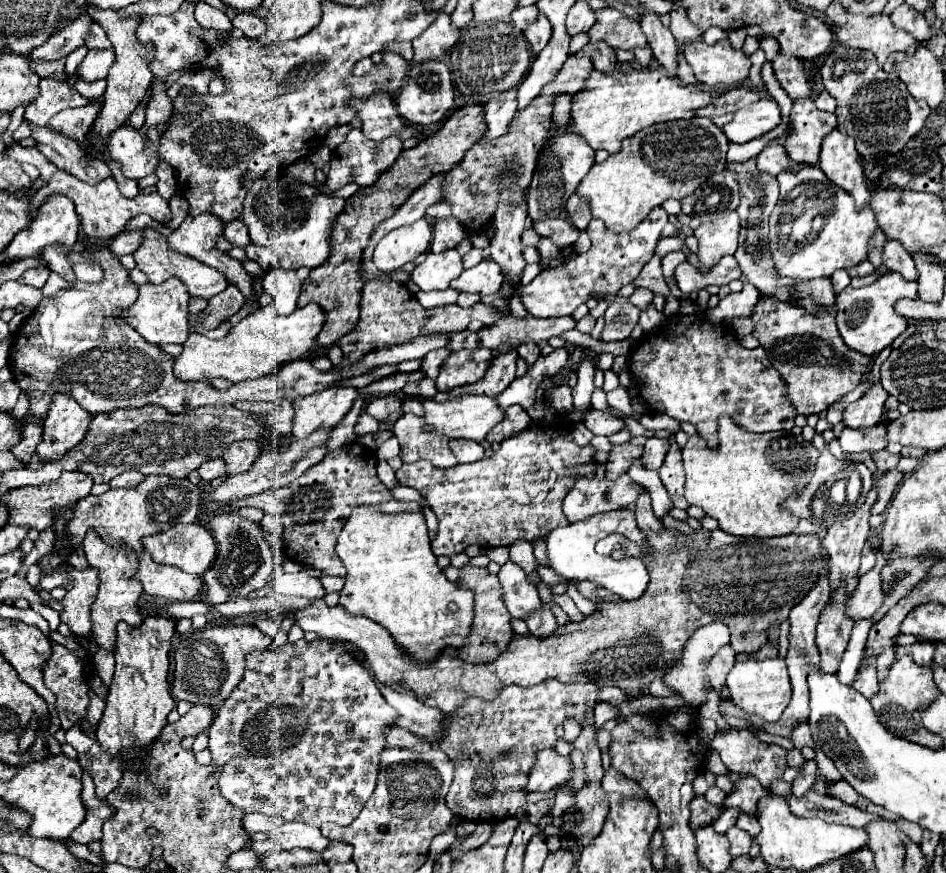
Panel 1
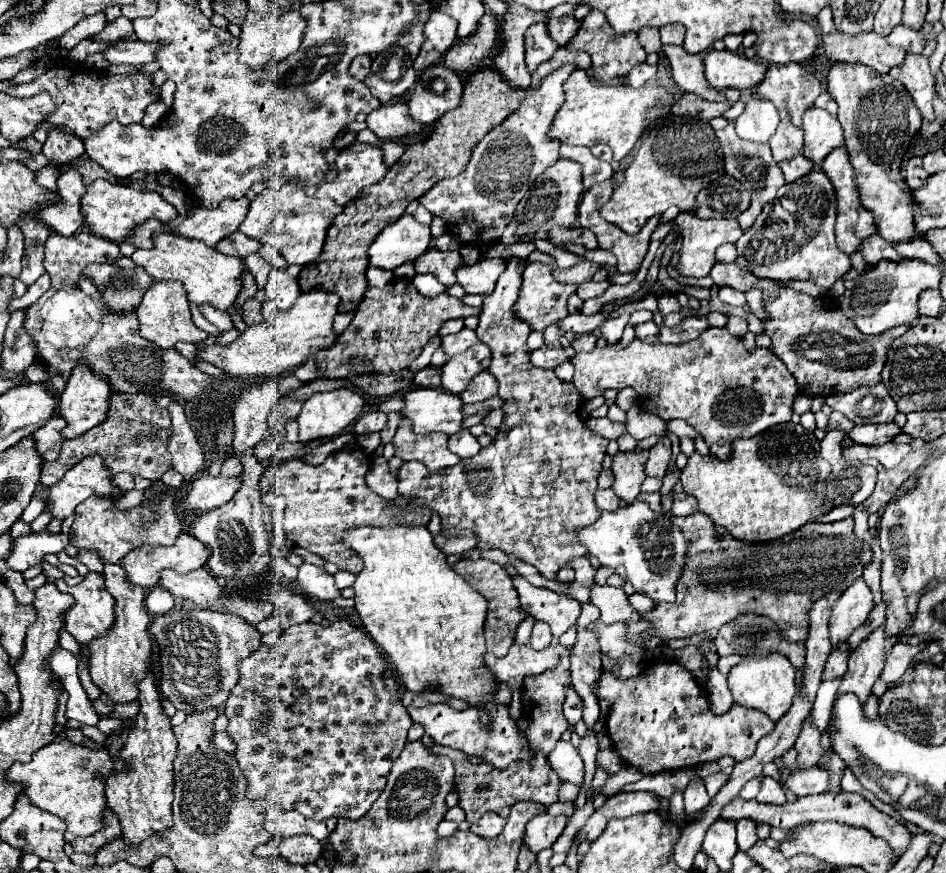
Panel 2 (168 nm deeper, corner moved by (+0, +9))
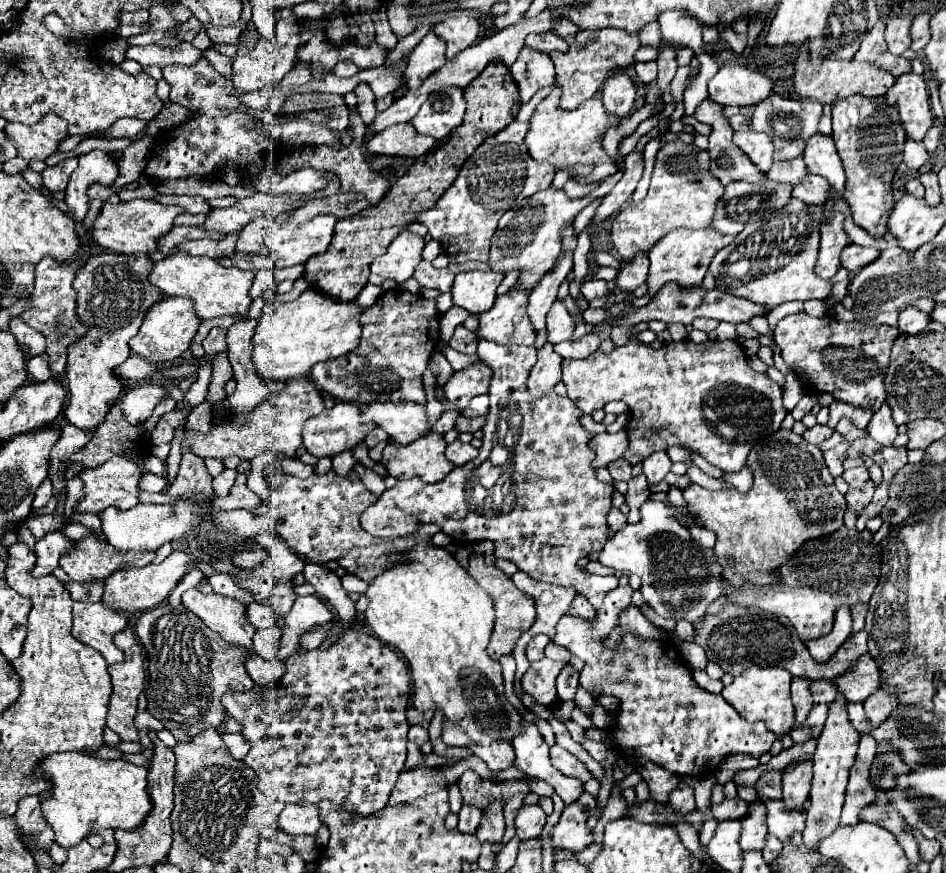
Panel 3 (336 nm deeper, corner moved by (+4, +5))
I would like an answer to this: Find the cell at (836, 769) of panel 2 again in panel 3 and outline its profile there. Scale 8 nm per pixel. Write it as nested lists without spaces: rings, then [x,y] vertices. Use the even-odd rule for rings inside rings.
[[[838,694],[838,700],[830,706],[830,716],[818,738],[818,748],[814,754],[814,780],[812,780],[812,790],[810,790],[810,808],[806,812],[806,816],[808,816],[806,828],[802,832],[804,846],[810,850],[818,848],[820,840],[828,838],[838,828],[838,818],[842,812],[844,792],[846,792],[846,784],[848,784],[848,772],[856,760],[860,734],[852,728],[844,706],[846,706],[846,700],[842,694]]]

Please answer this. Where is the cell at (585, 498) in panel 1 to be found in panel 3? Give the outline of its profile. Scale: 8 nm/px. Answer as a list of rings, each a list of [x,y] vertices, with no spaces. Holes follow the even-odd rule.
[[[612,508],[610,510],[610,516],[608,516],[608,524],[610,524],[610,528],[614,530],[614,532],[618,532],[618,530],[622,530],[627,522],[627,517],[620,511],[618,508]]]

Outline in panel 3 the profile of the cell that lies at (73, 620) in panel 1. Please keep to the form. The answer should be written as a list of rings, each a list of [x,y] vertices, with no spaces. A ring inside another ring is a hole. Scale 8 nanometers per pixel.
[[[74,602],[72,636],[100,652],[108,666],[124,660],[122,650],[114,644],[114,634],[126,630],[126,626],[128,616],[122,616],[120,612],[110,612],[100,602]]]

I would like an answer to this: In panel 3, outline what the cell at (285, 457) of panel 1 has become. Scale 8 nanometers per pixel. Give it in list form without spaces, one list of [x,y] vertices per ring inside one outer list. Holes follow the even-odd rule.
[[[180,498],[174,504],[138,504],[130,510],[120,508],[106,508],[100,514],[100,528],[108,544],[116,550],[140,550],[140,552],[156,552],[162,544],[178,540],[184,532],[204,520],[204,508],[198,500]]]

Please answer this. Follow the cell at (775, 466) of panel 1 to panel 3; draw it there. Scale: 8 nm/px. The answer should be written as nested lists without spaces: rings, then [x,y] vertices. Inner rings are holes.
[[[778,430],[776,436],[774,436],[774,442],[770,442],[770,440],[758,442],[758,444],[752,448],[750,456],[748,456],[748,466],[754,470],[754,486],[752,486],[750,494],[742,494],[742,492],[738,492],[736,488],[734,488],[734,490],[710,492],[710,490],[706,490],[706,488],[702,488],[702,486],[696,486],[696,484],[692,484],[688,490],[684,490],[684,498],[686,498],[688,506],[694,508],[696,516],[704,520],[704,526],[706,526],[708,530],[714,530],[716,536],[718,536],[716,546],[714,546],[714,554],[718,556],[718,560],[720,560],[722,564],[726,564],[728,558],[734,560],[734,566],[726,572],[726,574],[728,574],[728,576],[726,576],[726,582],[728,582],[730,586],[740,588],[740,586],[744,586],[746,582],[750,582],[750,584],[776,584],[776,582],[780,580],[780,578],[778,578],[778,568],[784,566],[784,564],[788,562],[788,558],[790,558],[796,550],[800,550],[808,540],[816,540],[816,538],[820,538],[820,536],[828,536],[828,534],[832,534],[832,532],[836,532],[836,530],[840,530],[840,528],[844,526],[846,498],[836,490],[834,478],[830,476],[830,472],[828,472],[828,468],[826,468],[824,464],[826,464],[826,462],[824,462],[824,458],[822,458],[822,450],[820,450],[818,446],[814,446],[814,444],[806,444],[806,440],[802,440],[802,436],[798,436],[798,434],[790,432],[790,430]]]

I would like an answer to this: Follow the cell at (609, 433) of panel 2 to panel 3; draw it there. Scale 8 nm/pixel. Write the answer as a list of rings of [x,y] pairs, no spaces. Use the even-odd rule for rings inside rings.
[[[624,430],[616,432],[616,434],[598,434],[590,440],[590,446],[594,448],[596,452],[596,458],[594,458],[594,470],[602,468],[602,466],[608,466],[612,464],[614,460],[618,460],[624,450],[628,448],[628,436]]]

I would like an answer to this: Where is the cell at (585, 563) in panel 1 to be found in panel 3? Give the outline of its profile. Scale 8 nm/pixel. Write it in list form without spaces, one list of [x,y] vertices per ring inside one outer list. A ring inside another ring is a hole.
[[[648,500],[642,506],[642,522],[638,524],[628,524],[622,532],[616,532],[614,538],[610,538],[600,552],[600,564],[614,568],[616,572],[624,574],[638,574],[642,578],[642,596],[644,600],[652,606],[652,610],[662,616],[662,618],[672,618],[672,620],[688,620],[688,622],[698,622],[708,606],[720,598],[722,594],[722,580],[724,580],[724,568],[716,560],[712,548],[702,548],[698,542],[692,540],[690,532],[678,524],[674,512],[664,504],[664,502],[654,502]]]

